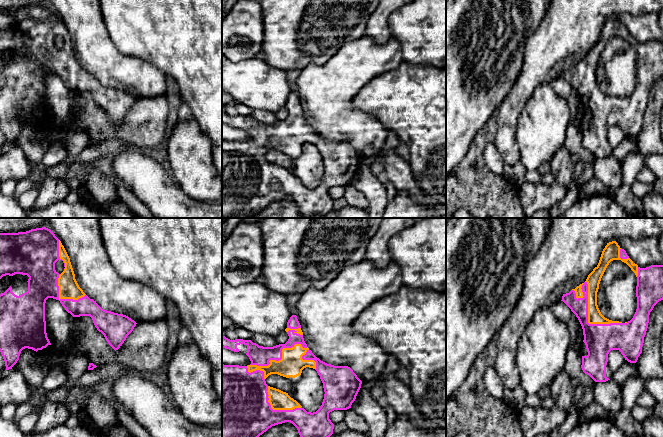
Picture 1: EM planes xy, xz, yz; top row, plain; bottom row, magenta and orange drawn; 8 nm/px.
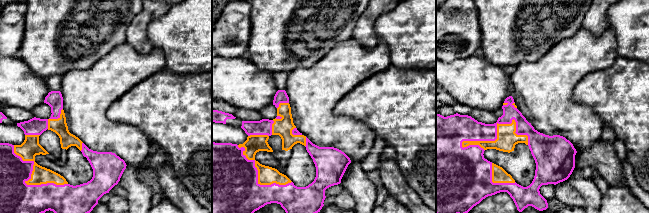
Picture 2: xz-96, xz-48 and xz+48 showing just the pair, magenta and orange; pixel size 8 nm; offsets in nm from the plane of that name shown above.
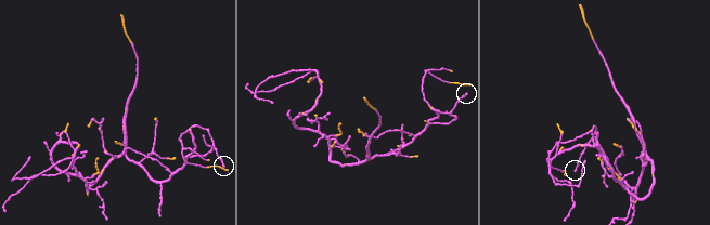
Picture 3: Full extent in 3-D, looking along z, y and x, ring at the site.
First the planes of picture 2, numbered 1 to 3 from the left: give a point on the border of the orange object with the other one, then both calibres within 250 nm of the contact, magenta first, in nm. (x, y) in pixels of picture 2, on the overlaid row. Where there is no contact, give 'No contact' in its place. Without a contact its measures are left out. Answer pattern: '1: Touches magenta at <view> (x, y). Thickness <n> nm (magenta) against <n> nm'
1: Touches magenta at xz-96 (27, 180). Thickness 260 nm (magenta) against 150 nm
2: Touches magenta at xz-48 (257, 176). Thickness 500 nm (magenta) against 150 nm
3: Touches magenta at xz+48 (496, 129). Thickness 200 nm (magenta) against 160 nm

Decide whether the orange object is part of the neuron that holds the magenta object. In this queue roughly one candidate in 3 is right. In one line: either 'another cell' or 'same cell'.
same cell

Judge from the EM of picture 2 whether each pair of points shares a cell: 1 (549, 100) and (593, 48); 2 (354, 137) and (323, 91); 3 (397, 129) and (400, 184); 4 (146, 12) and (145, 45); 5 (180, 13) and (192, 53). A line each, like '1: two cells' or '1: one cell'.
1: one cell
2: one cell
3: two cells
4: one cell
5: one cell

